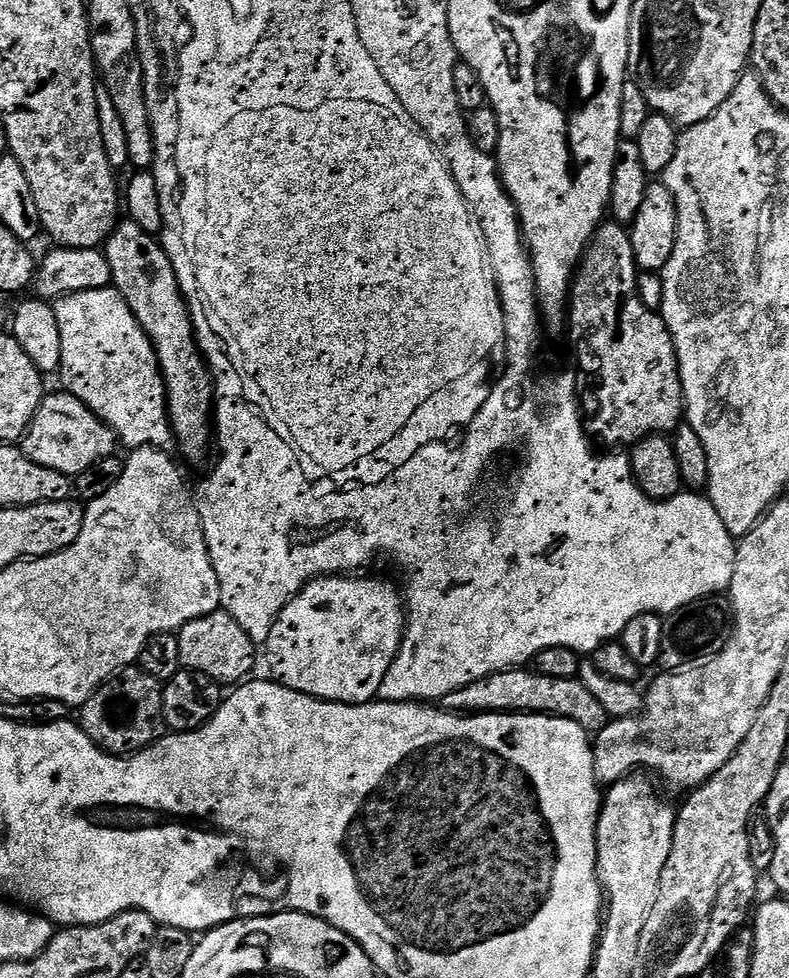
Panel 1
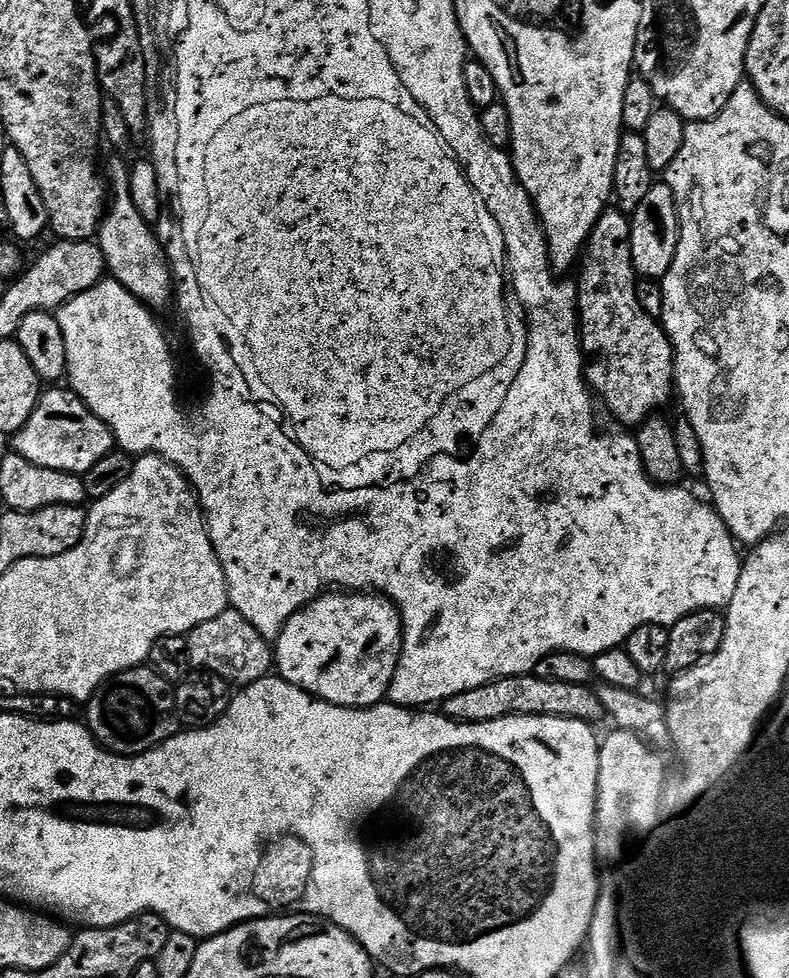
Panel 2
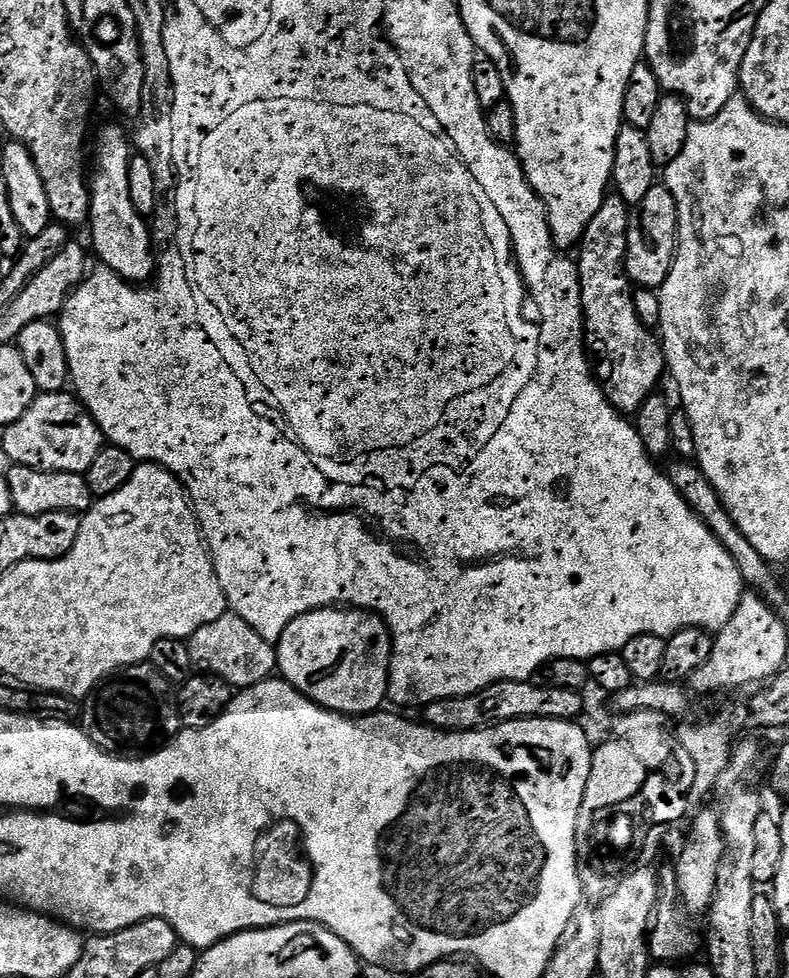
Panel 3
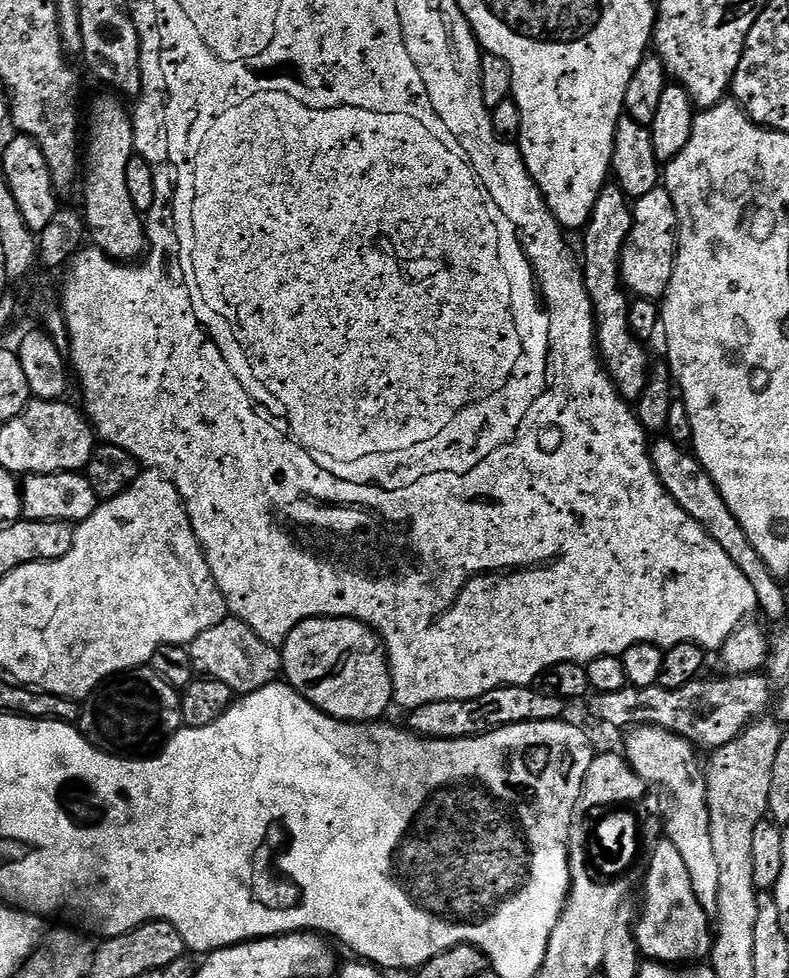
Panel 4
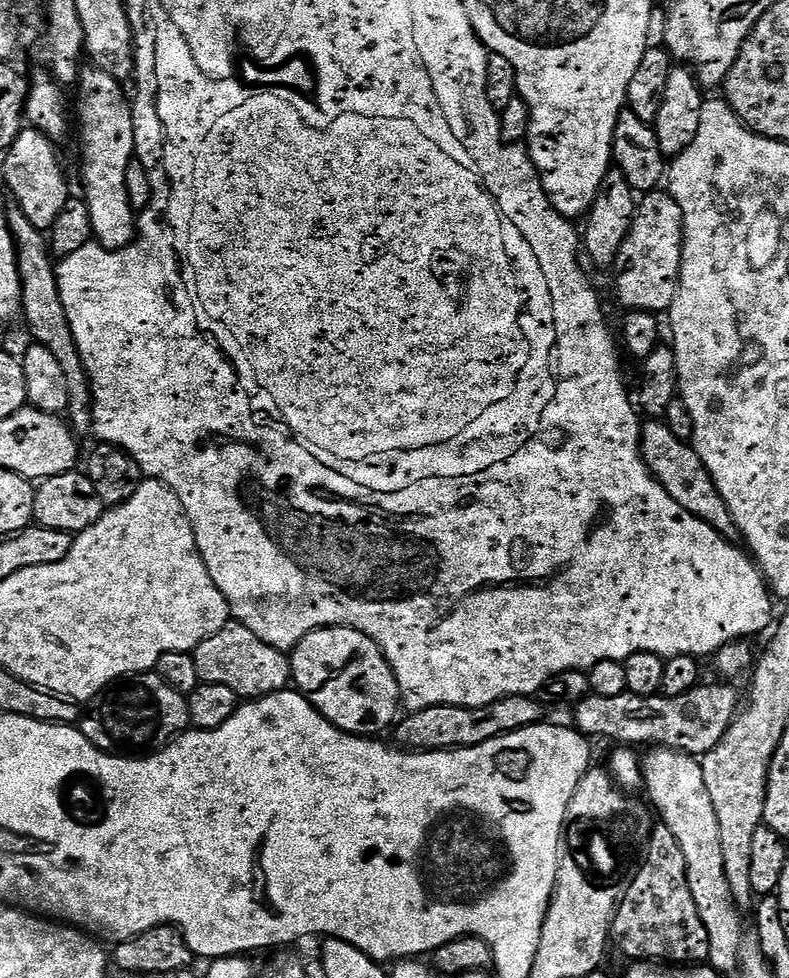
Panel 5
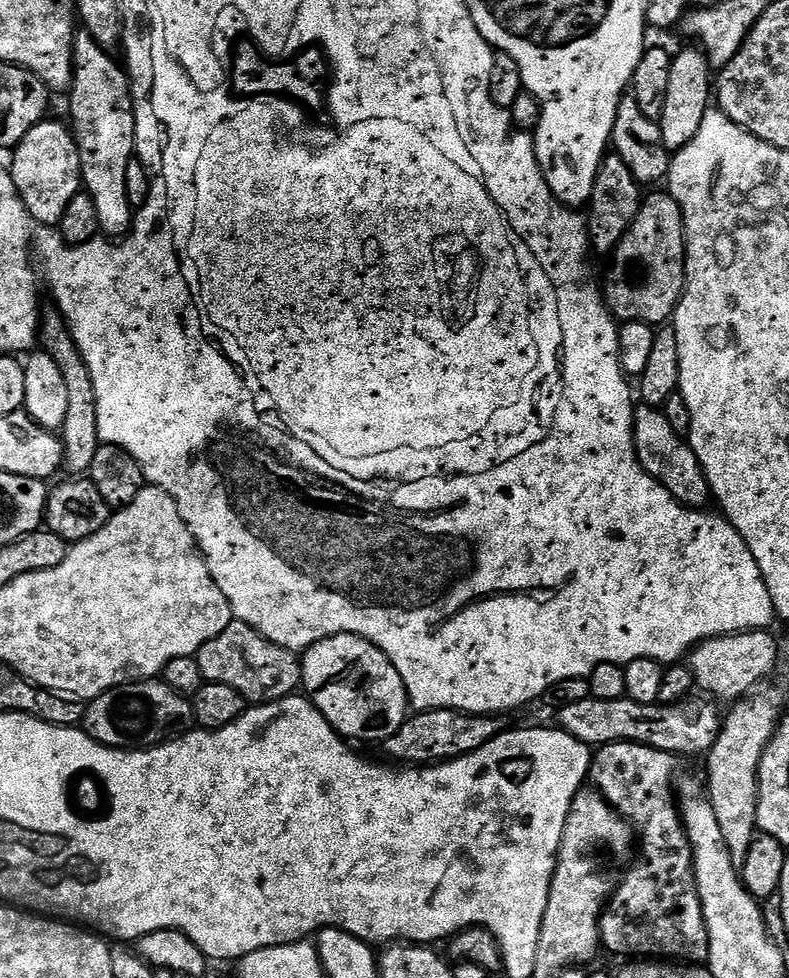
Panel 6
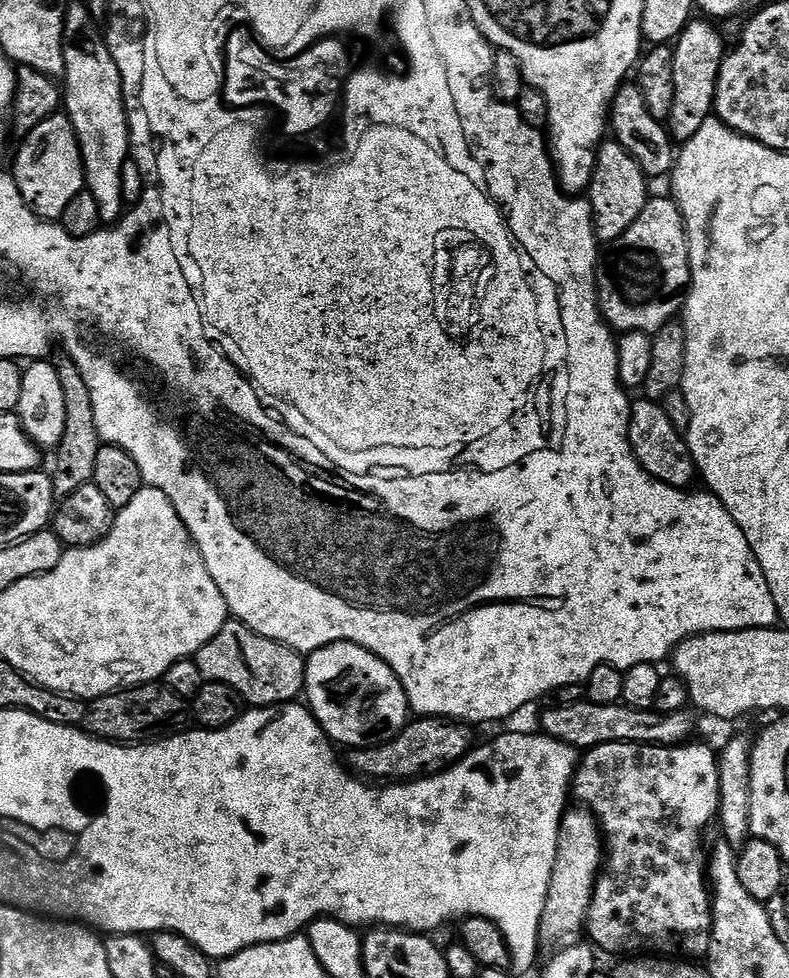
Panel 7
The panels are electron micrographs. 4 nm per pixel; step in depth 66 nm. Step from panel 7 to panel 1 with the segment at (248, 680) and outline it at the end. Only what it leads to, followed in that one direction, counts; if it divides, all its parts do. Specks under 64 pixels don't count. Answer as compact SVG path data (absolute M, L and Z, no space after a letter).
M223 610L211 612L202 618L194 618L194 622L182 626L178 630L178 650L182 653L182 665L187 671L206 674L221 686L236 686L247 681L253 675L252 667L256 664L258 652L250 634L246 634L246 630L242 630L242 626L238 626L238 622L234 622L234 618L230 618L230 614Z

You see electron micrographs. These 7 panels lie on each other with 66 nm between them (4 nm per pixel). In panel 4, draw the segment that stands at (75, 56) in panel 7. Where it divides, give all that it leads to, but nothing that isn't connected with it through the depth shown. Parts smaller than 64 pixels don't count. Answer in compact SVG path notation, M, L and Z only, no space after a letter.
M104 96L92 104L93 132L92 137L86 140L87 164L82 176L82 211L91 239L96 239L93 240L95 247L114 260L136 262L145 255L148 247L145 221L134 202L130 202L130 189L126 186L126 166L130 166L136 143L132 116L129 109L128 112L124 109L125 101L112 96Z

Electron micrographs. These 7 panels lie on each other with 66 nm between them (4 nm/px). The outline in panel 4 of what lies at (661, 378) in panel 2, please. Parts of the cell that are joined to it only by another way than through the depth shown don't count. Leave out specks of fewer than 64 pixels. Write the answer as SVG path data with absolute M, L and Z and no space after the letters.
M609 183L598 194L598 202L592 211L592 217L582 229L584 235L584 256L582 252L582 271L586 290L592 299L592 306L596 313L596 347L599 351L601 361L621 396L629 402L640 399L642 390L648 385L650 375L650 363L648 364L648 352L641 340L633 334L628 321L628 306L630 303L629 293L626 291L620 279L620 255L624 249L626 238L632 229L632 204L629 197L625 196L619 184Z

